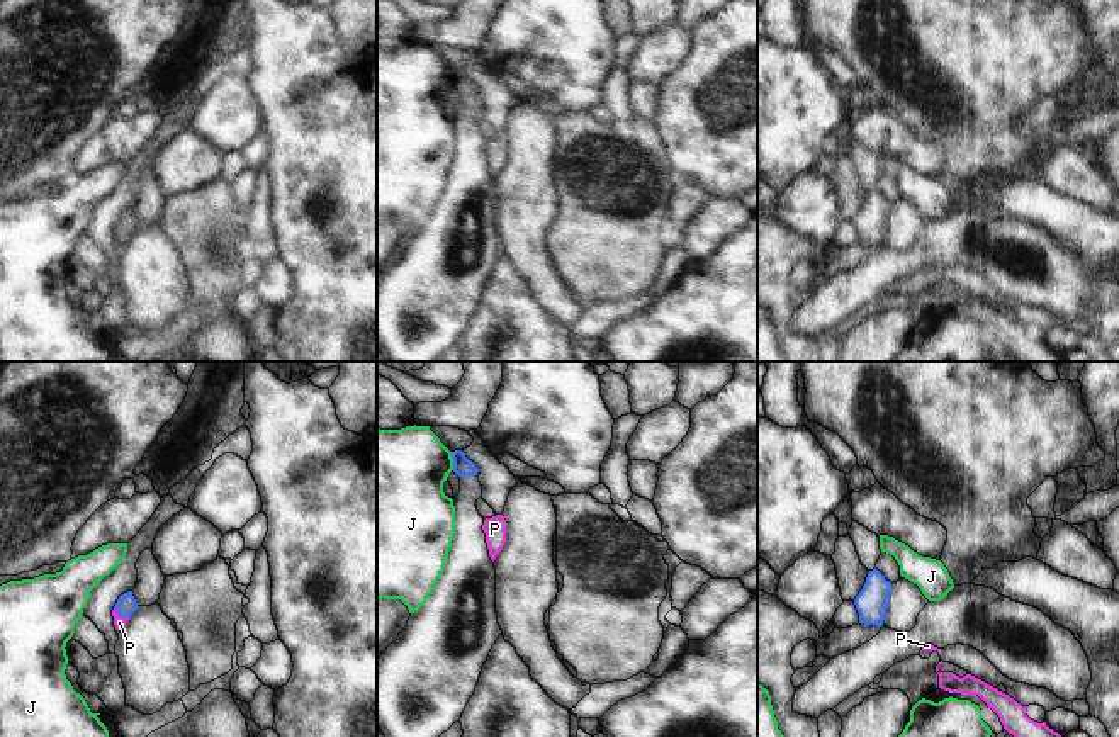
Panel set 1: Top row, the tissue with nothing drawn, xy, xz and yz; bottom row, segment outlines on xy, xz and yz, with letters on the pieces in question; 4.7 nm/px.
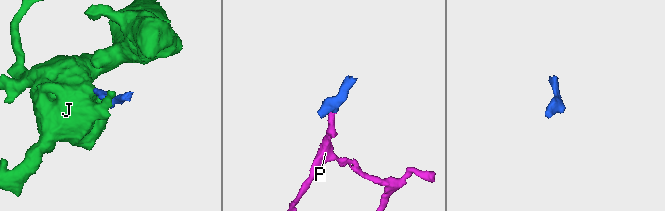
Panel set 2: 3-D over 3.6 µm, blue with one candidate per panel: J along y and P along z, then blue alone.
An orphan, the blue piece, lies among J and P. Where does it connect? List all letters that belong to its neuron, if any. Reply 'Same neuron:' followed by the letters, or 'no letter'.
Same neuron: P

